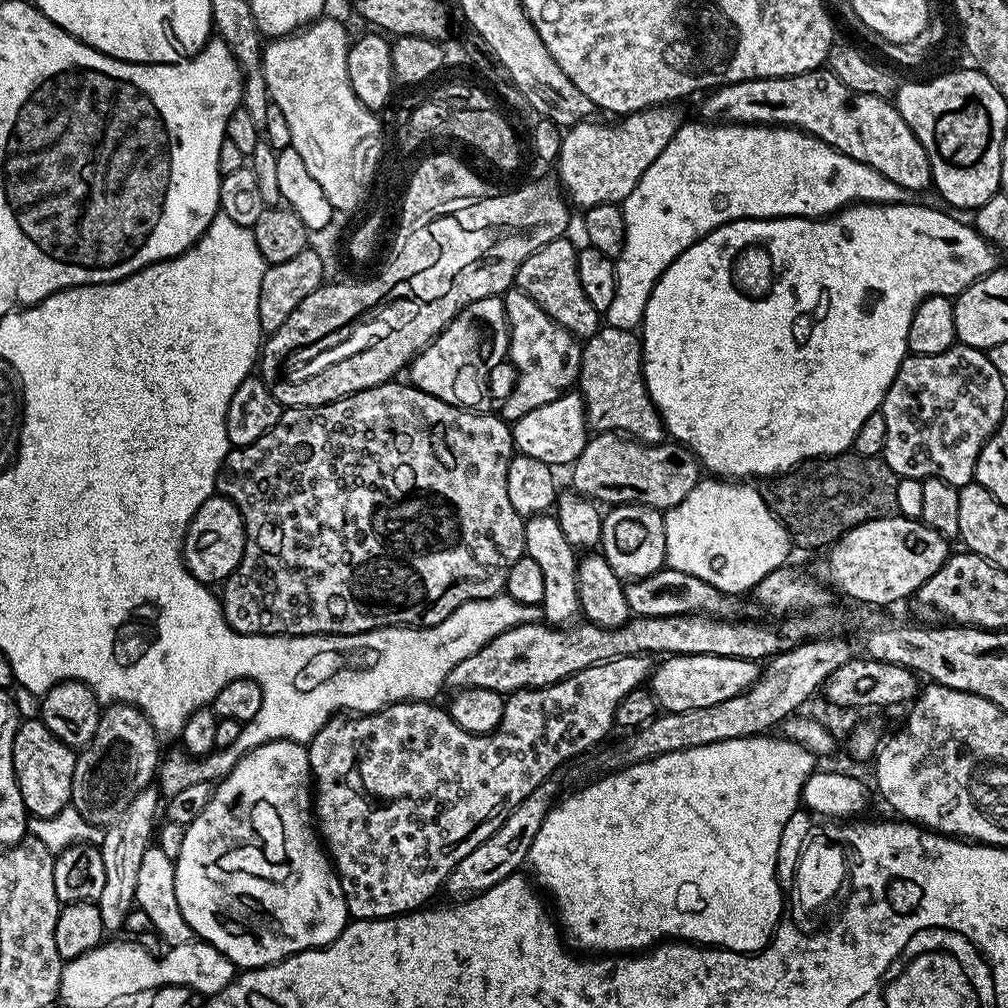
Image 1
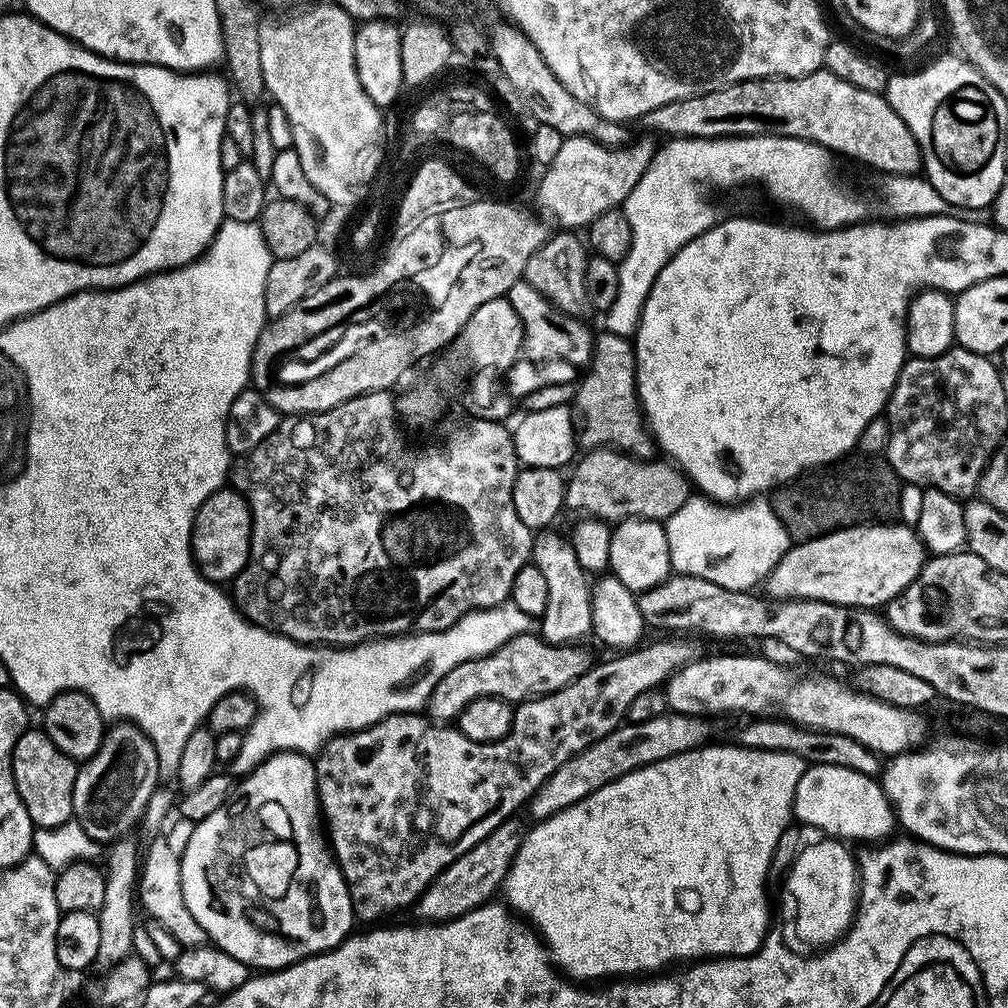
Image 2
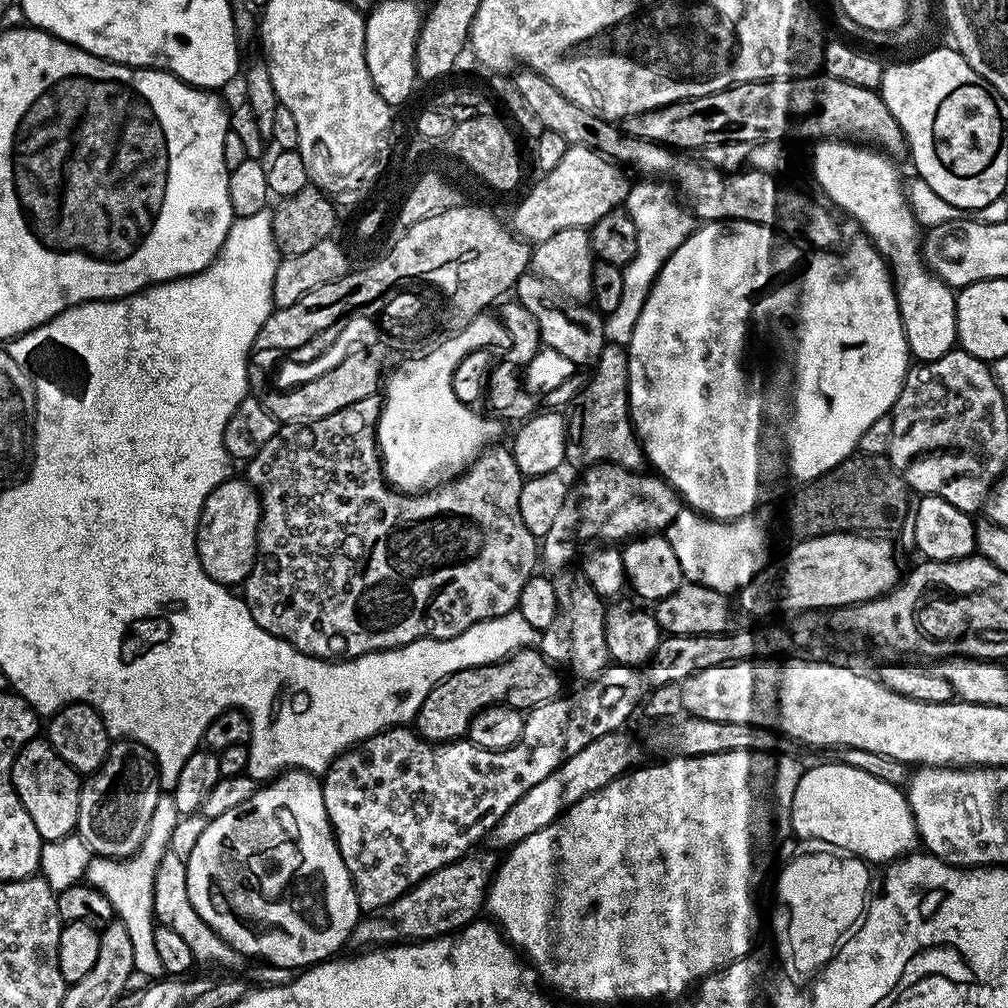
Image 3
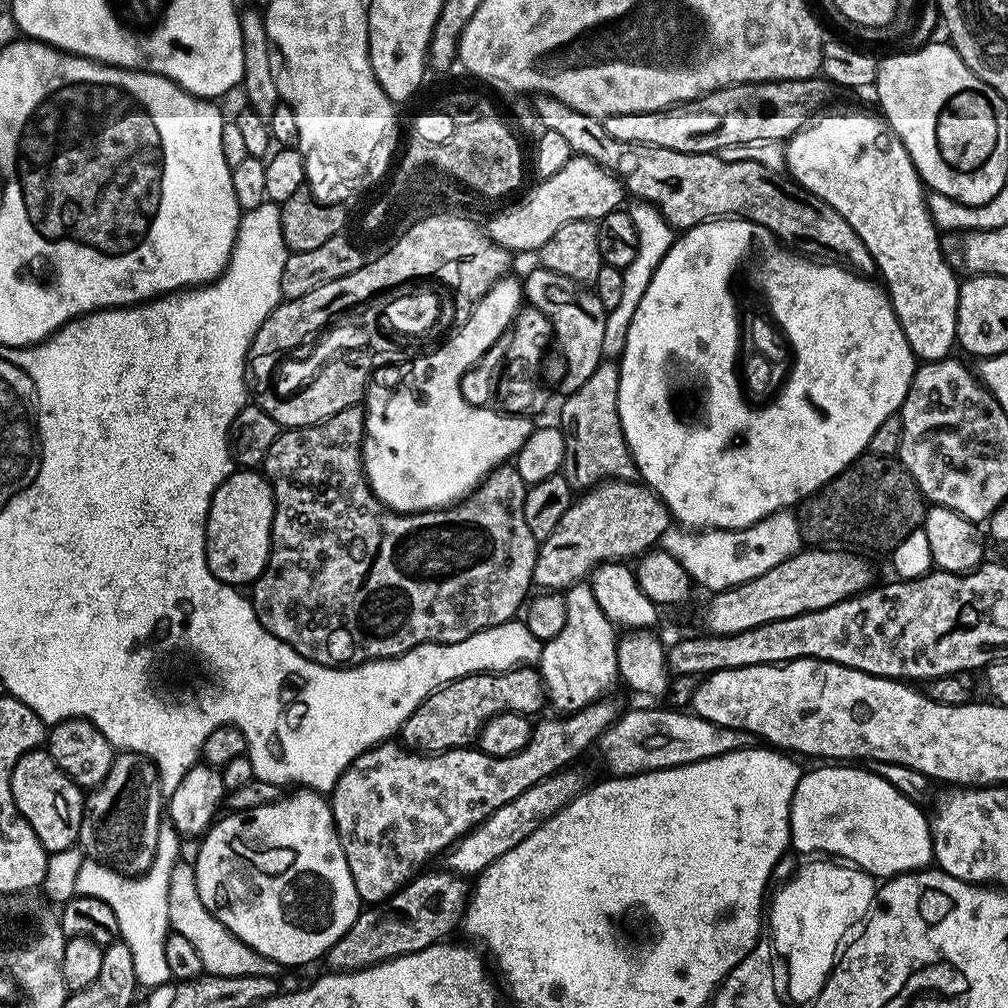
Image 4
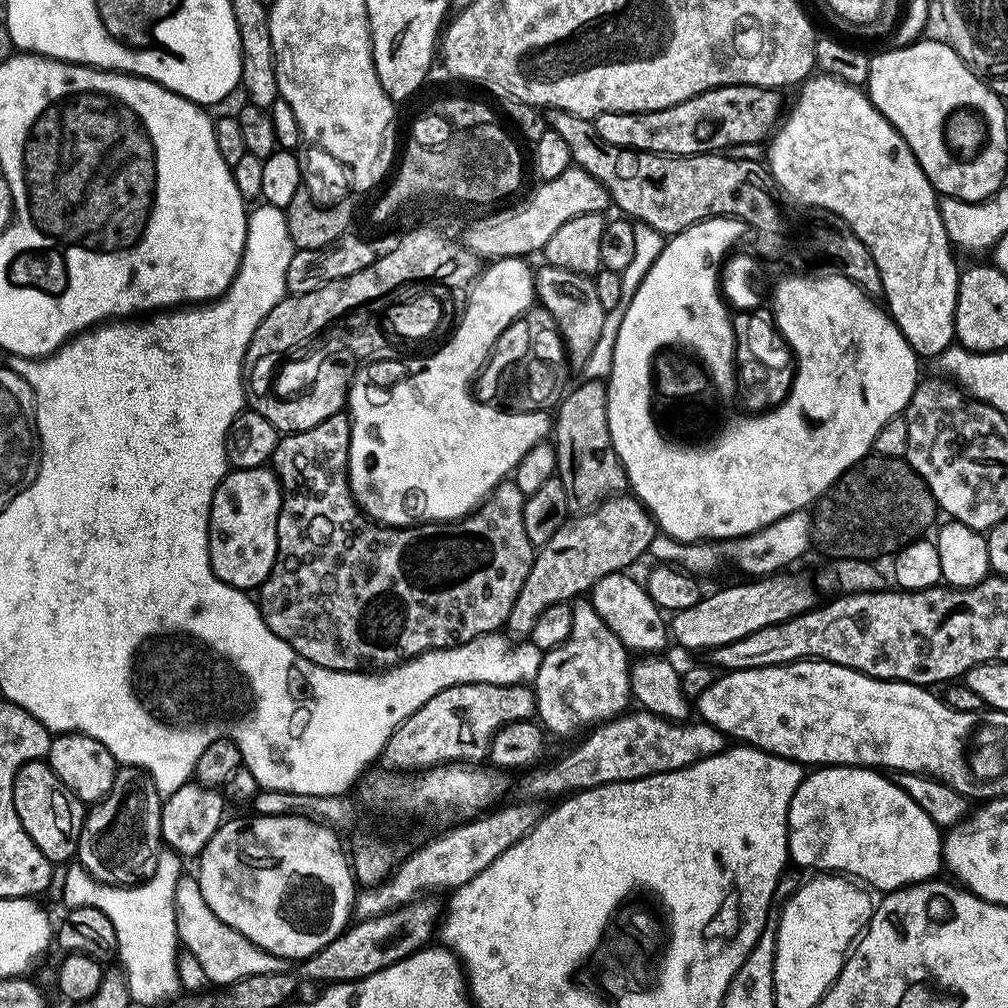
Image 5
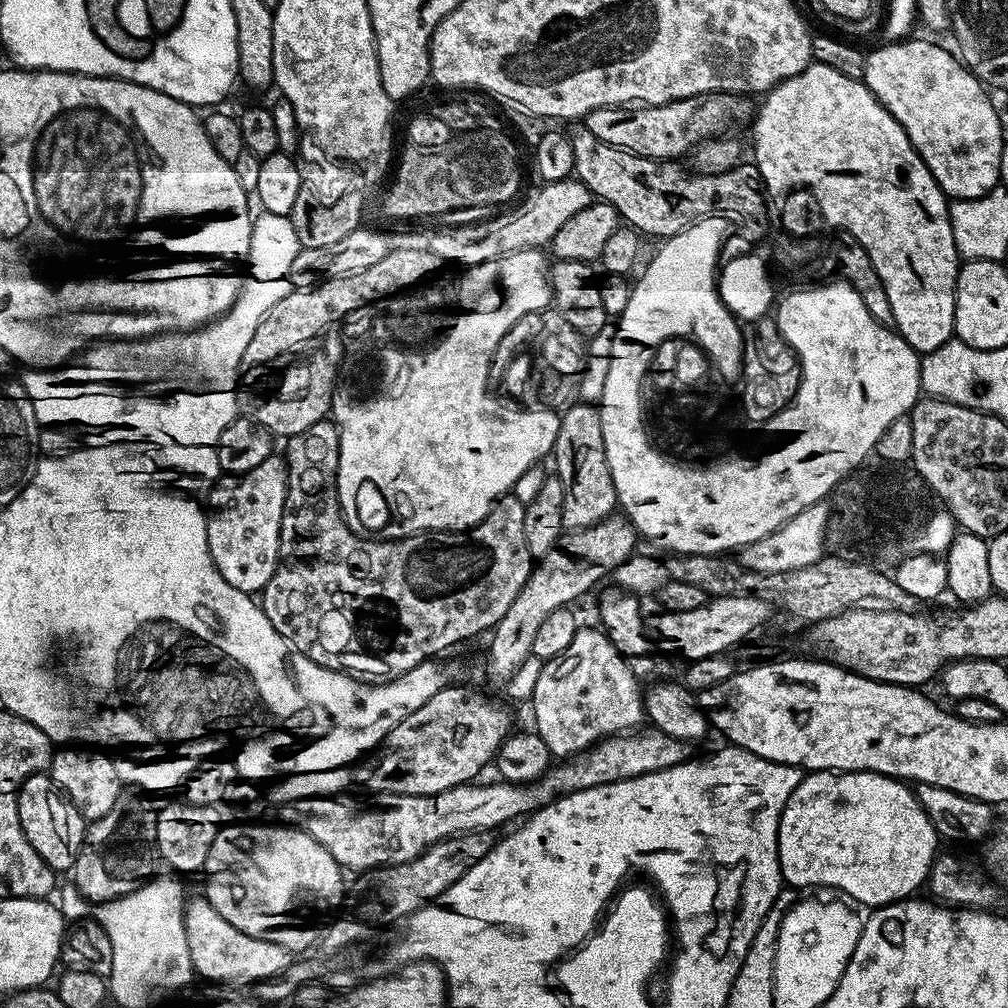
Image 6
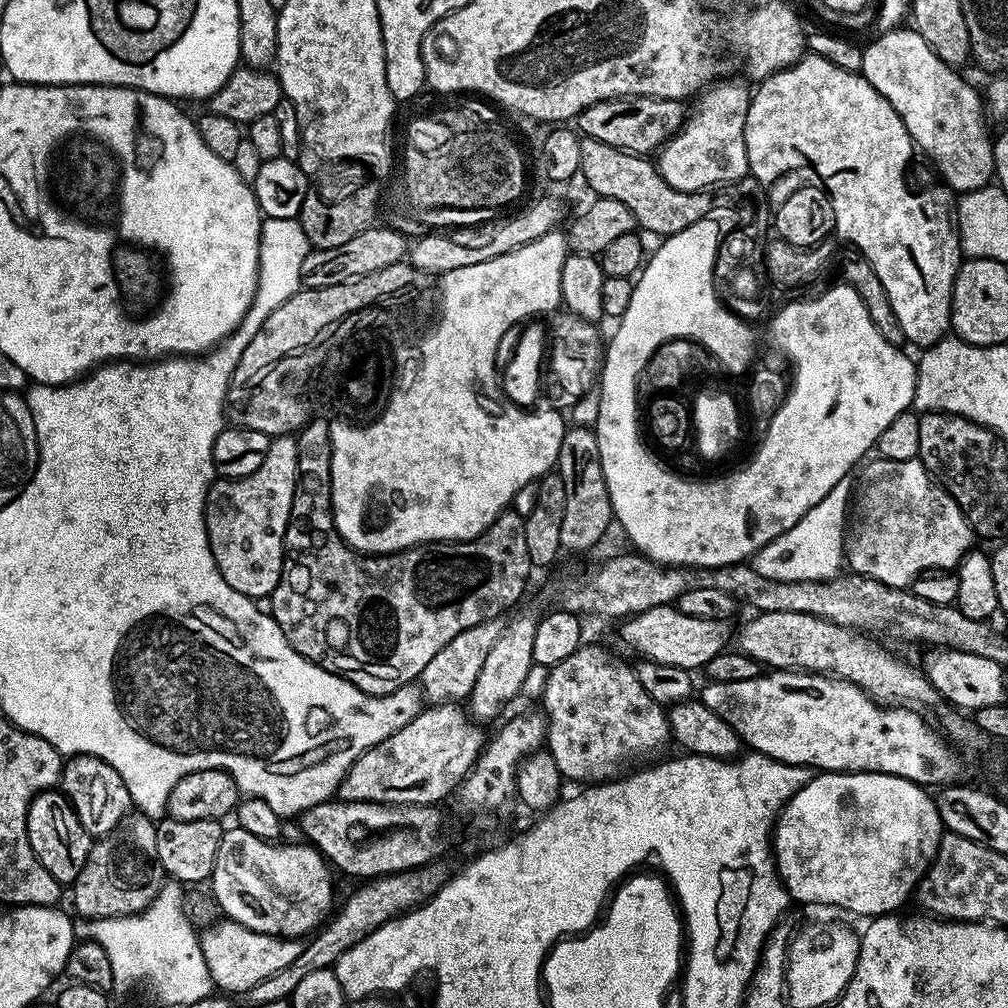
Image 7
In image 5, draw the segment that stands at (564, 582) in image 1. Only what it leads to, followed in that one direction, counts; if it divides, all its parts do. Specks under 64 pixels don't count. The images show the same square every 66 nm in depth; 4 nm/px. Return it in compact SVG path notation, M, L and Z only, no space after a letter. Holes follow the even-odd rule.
M573 603L572 613L574 626L570 626L570 638L566 638L566 642L562 642L557 648L544 653L534 681L536 716L539 723L551 735L553 732L556 736L572 736L580 731L583 733L598 724L603 724L605 720L613 720L629 707L632 700L632 674L630 659L628 660L630 652L615 636L613 630L606 626L606 622L598 616L591 603Z

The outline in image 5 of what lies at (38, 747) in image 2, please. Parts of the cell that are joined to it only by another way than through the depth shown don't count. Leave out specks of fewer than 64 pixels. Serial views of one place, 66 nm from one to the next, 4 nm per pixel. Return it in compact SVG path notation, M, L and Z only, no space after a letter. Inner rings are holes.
M44 760L26 762L18 770L14 778L14 810L18 810L18 818L26 834L30 834L34 846L38 846L38 850L42 850L53 865L63 865L77 855L86 805L64 785L62 778L58 778L58 774L54 774L52 767Z

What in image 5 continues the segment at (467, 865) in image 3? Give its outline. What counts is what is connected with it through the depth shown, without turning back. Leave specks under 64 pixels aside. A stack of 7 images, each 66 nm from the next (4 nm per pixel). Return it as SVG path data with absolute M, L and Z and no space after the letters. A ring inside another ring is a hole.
M429 894L410 902L401 908L390 910L378 918L359 920L344 929L343 934L334 938L322 950L310 954L295 965L296 972L304 980L313 980L319 986L345 984L361 980L410 954L425 947L431 936L435 937L442 920L442 904L435 895Z

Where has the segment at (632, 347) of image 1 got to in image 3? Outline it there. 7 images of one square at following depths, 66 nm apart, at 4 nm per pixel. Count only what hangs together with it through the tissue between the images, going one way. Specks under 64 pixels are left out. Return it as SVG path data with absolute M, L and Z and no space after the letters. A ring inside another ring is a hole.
M605 343L602 354L591 365L592 377L581 387L566 412L568 441L566 460L576 470L593 468L596 464L620 464L640 470L645 467L644 449L632 428L628 413L628 354L619 344Z

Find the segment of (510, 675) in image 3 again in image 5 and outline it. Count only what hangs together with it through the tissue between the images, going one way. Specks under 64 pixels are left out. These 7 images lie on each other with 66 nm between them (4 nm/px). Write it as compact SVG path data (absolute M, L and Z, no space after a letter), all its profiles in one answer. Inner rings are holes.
M459 684L450 686L426 706L414 710L410 718L406 718L394 730L394 734L386 742L382 753L382 764L385 769L405 774L417 770L434 768L438 764L458 764L461 762L480 762L485 759L492 745L494 734L502 725L519 720L531 720L536 716L536 694L528 684Z

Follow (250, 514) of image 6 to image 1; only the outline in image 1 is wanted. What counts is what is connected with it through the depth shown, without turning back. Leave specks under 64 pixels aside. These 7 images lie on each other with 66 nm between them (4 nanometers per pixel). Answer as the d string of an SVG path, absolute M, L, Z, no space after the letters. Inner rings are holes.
M214 494L198 506L194 518L190 518L188 529L184 535L184 565L198 578L198 582L210 585L224 583L230 574L242 562L242 554L246 546L244 519L228 496Z

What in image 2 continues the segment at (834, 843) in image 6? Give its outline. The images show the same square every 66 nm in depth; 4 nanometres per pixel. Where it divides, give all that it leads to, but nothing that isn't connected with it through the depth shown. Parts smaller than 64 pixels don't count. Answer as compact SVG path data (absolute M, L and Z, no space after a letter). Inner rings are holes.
M814 764L805 767L800 773L792 810L797 821L817 828L820 831L817 833L825 837L839 838L845 842L883 841L893 835L892 827L895 829L898 824L881 781L866 774L858 774L858 770L850 770L846 766Z

